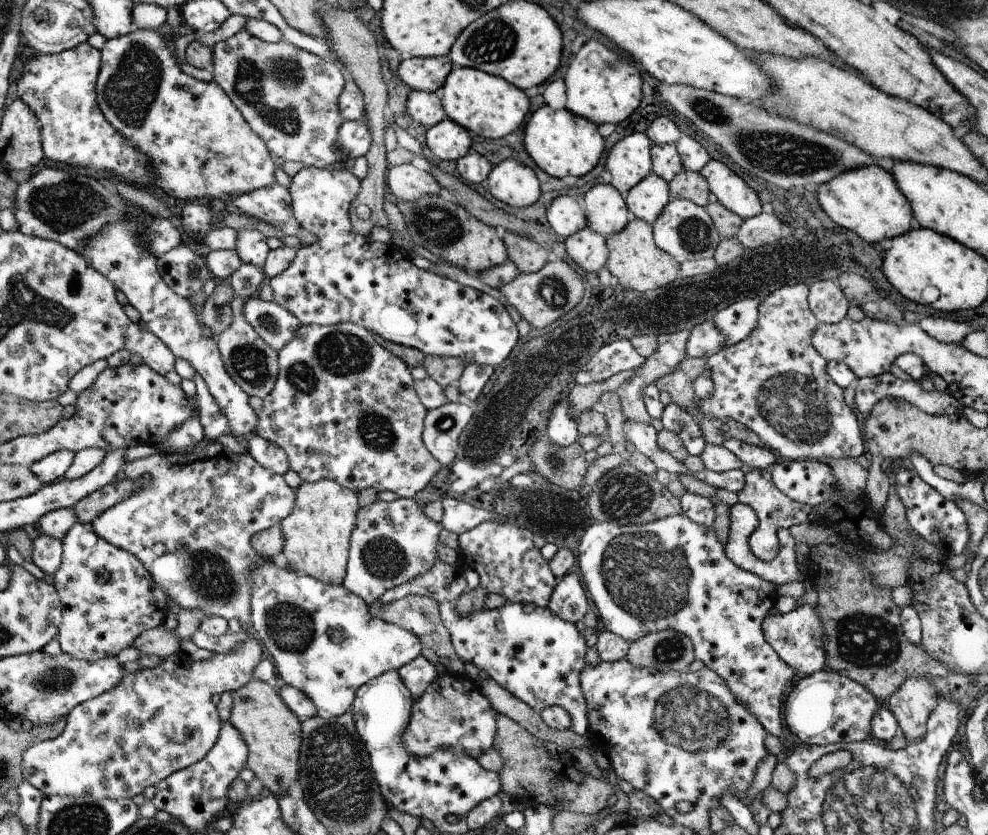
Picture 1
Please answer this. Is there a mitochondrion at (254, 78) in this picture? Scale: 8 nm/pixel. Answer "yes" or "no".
yes

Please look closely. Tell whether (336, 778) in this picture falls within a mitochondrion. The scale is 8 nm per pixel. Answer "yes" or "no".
yes

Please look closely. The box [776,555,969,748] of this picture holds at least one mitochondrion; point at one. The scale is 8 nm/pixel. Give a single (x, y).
(865, 640)

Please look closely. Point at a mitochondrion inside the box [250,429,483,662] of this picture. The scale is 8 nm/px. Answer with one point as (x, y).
(291, 628)

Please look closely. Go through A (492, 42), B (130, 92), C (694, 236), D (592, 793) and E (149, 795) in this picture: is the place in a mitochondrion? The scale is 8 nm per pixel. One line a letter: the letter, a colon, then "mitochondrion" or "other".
A: mitochondrion
B: mitochondrion
C: mitochondrion
D: other
E: other

